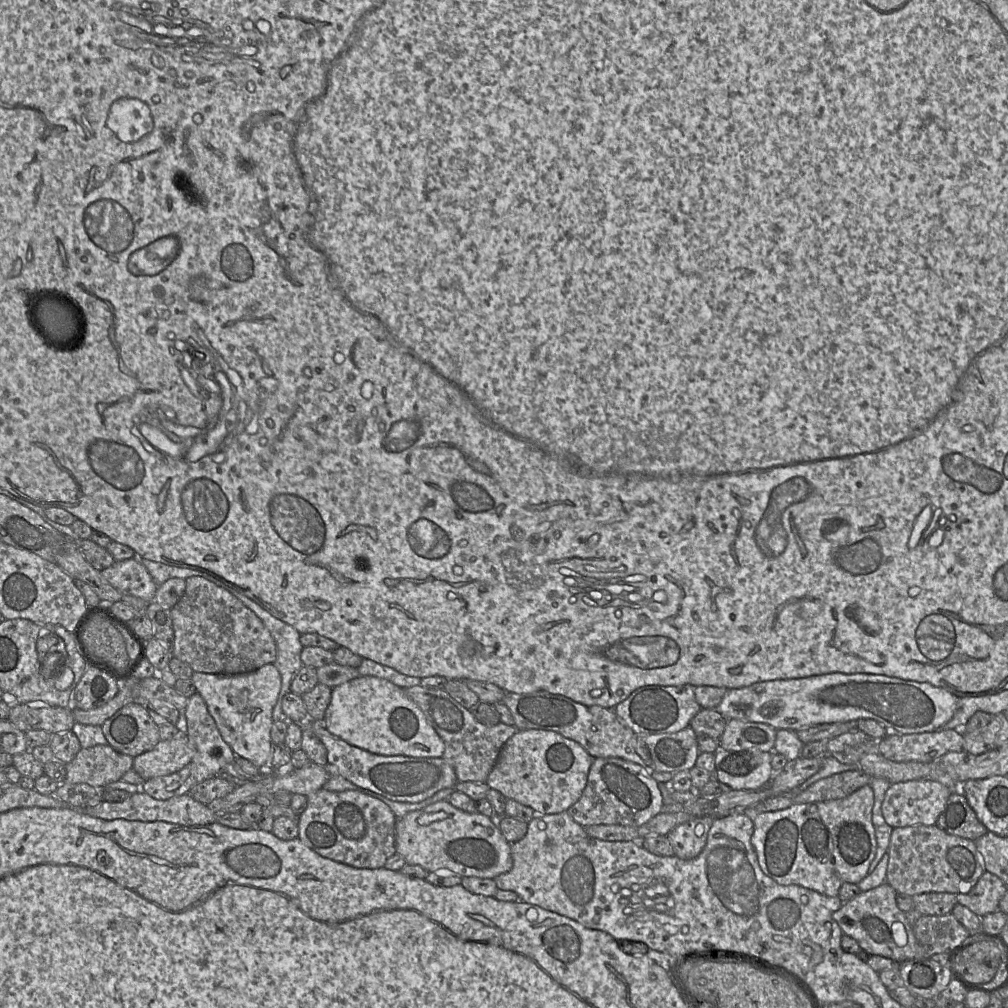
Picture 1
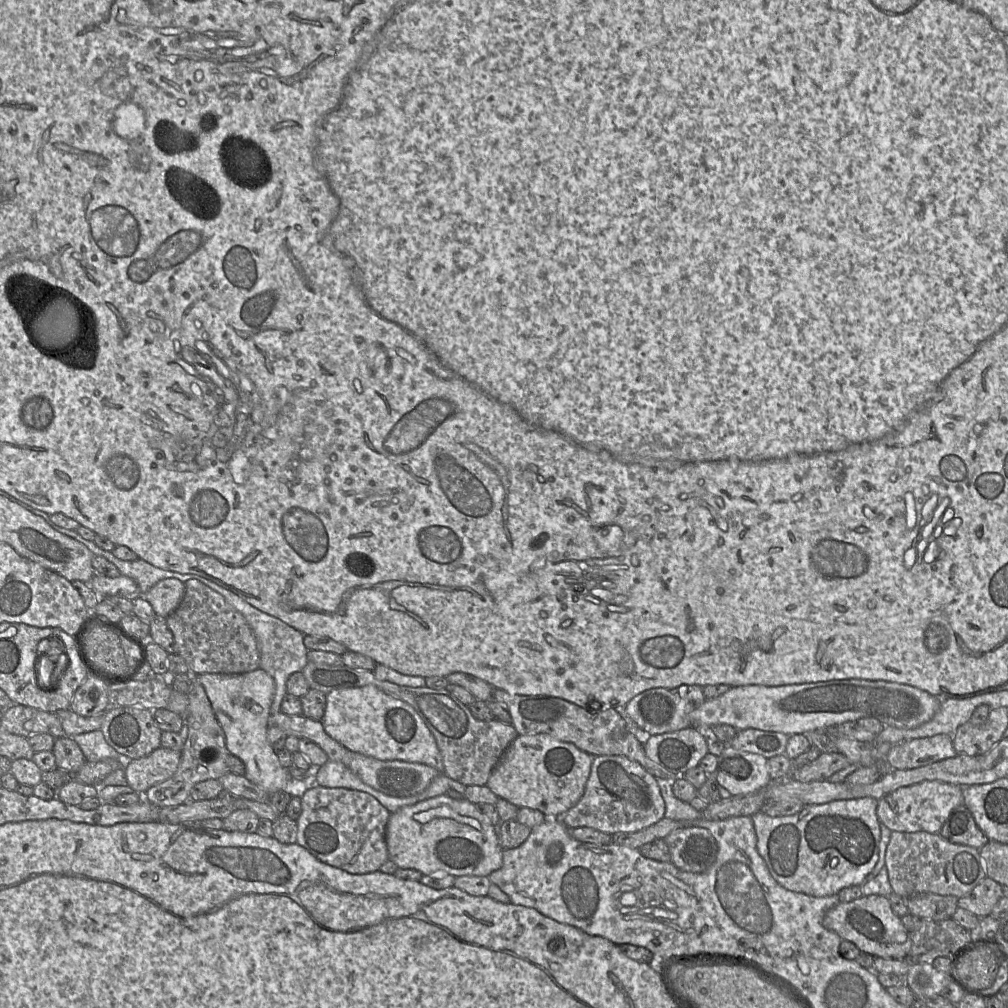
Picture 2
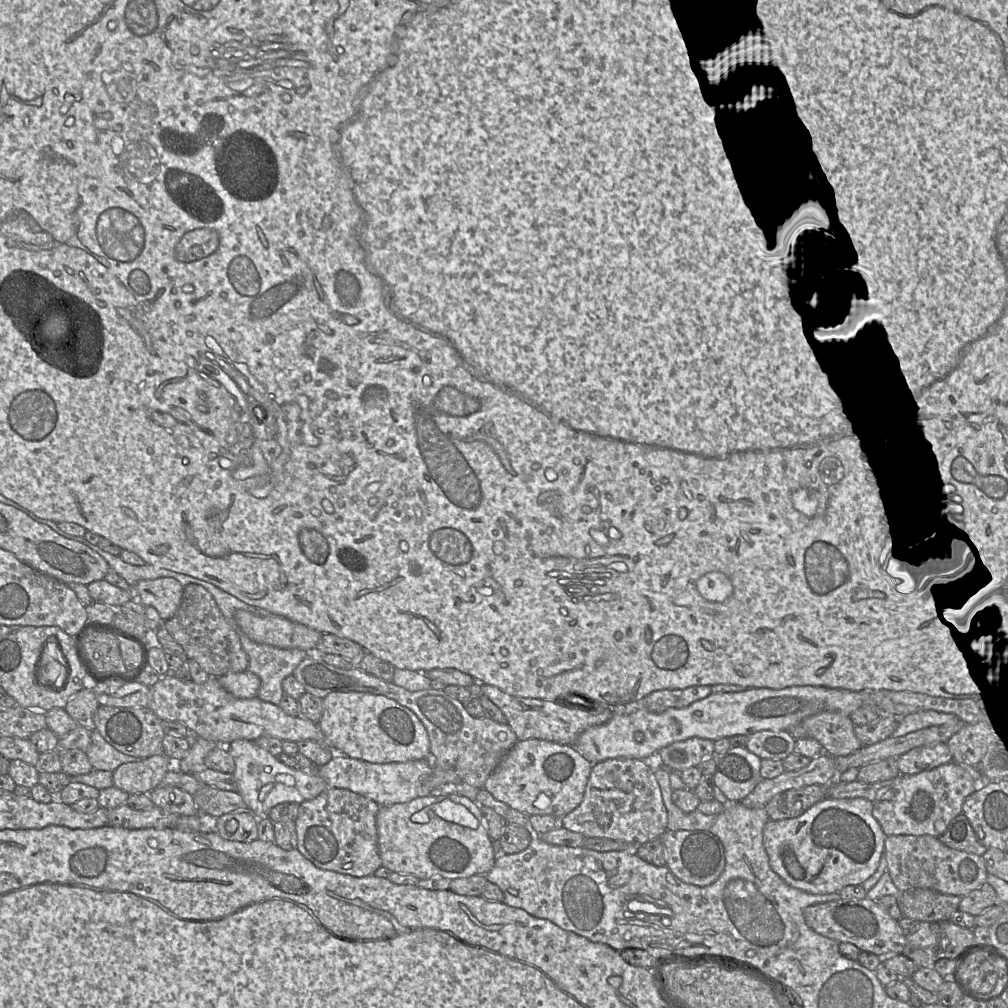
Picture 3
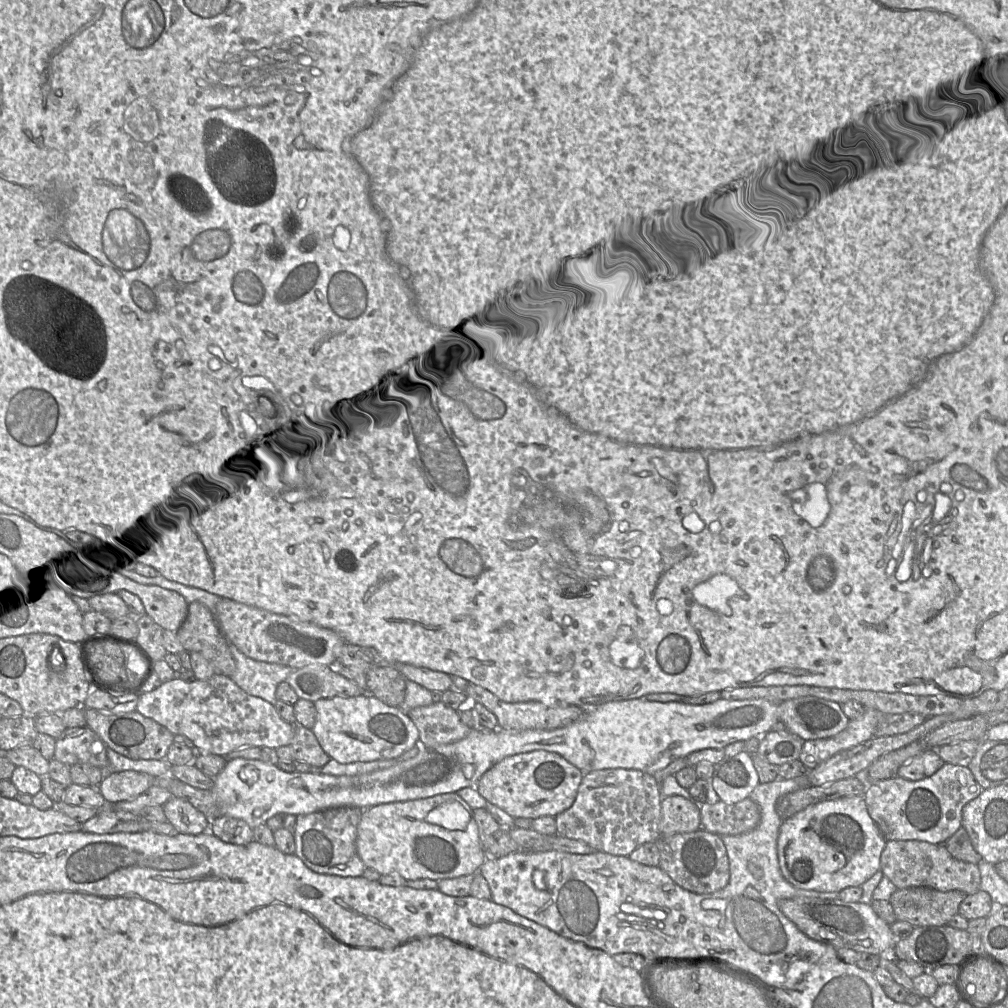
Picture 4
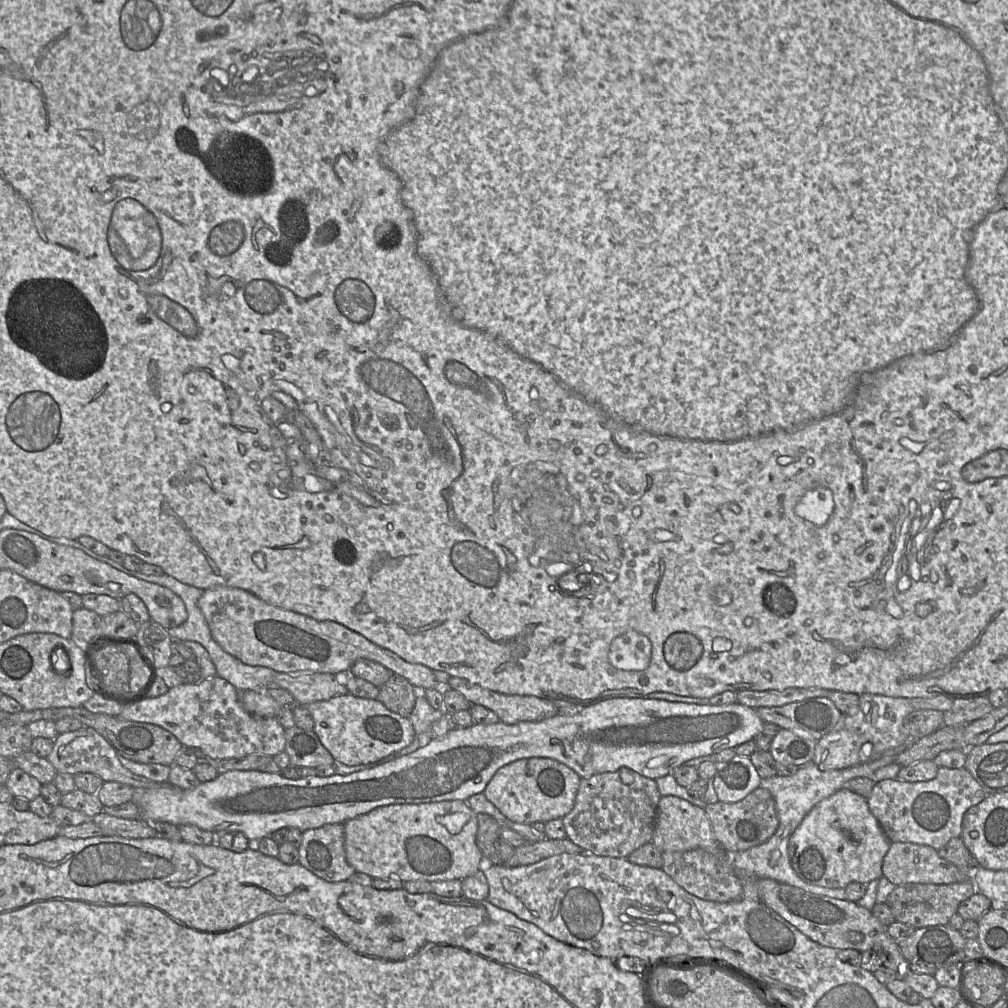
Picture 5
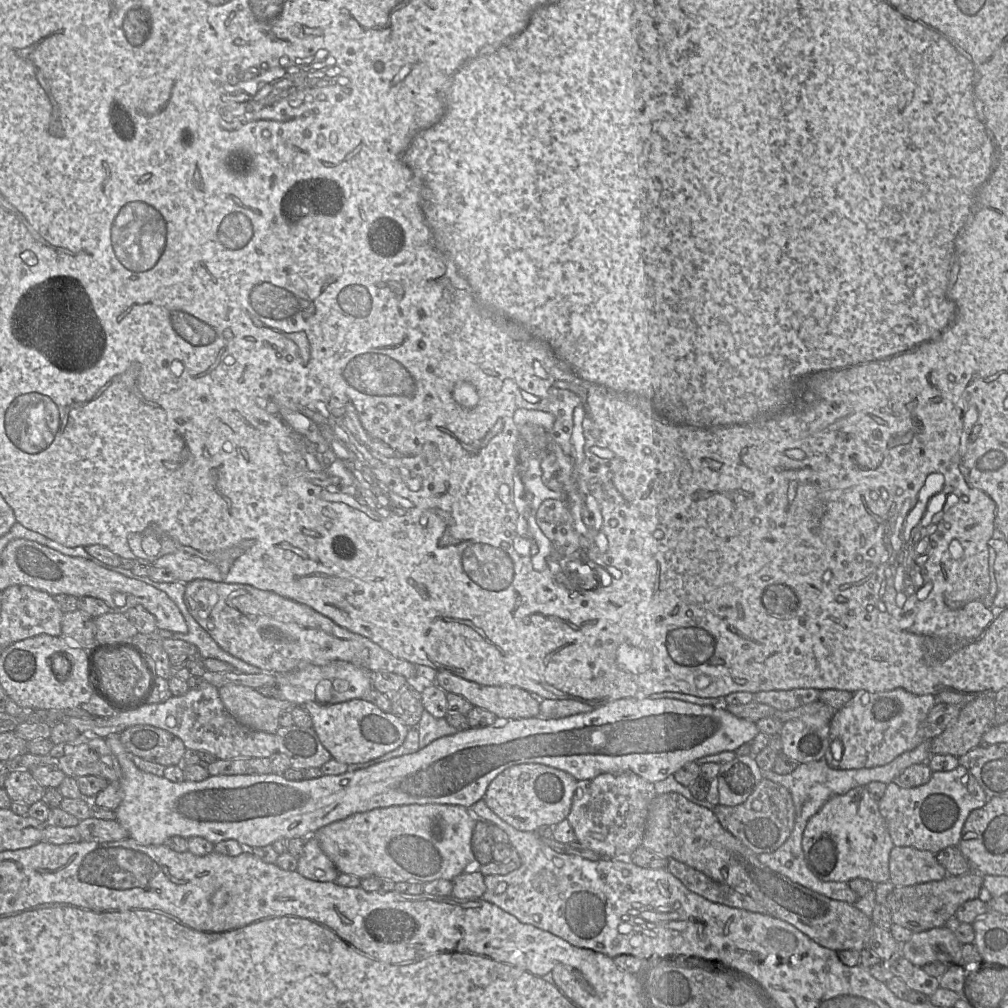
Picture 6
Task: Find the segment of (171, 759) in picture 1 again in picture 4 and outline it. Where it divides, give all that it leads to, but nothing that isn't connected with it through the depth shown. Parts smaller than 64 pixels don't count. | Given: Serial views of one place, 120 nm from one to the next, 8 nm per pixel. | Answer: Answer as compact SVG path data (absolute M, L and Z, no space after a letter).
M134 770L114 772L104 777L98 790L106 803L133 800L154 785L155 777Z

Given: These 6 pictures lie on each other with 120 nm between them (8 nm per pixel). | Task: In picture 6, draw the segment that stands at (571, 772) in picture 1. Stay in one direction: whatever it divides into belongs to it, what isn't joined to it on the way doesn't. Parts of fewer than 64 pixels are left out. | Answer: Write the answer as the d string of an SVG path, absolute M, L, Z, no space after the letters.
M539 763L511 766L489 784L483 800L502 820L517 830L536 832L542 826L554 827L567 818L577 780L569 773Z

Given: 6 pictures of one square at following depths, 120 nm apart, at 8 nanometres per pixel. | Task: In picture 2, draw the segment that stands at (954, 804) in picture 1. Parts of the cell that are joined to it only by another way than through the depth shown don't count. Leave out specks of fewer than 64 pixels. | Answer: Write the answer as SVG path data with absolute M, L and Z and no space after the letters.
M964 804L951 811L939 834L948 842L971 846L976 849L982 848L989 841Z

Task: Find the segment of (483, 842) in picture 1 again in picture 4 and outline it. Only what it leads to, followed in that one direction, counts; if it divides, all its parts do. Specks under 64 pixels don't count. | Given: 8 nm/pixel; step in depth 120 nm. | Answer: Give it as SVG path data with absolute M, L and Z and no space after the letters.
M457 792L429 798L391 802L363 809L357 827L356 850L366 867L381 875L398 874L405 880L429 878L436 881L476 874L488 858L480 841L474 810Z

